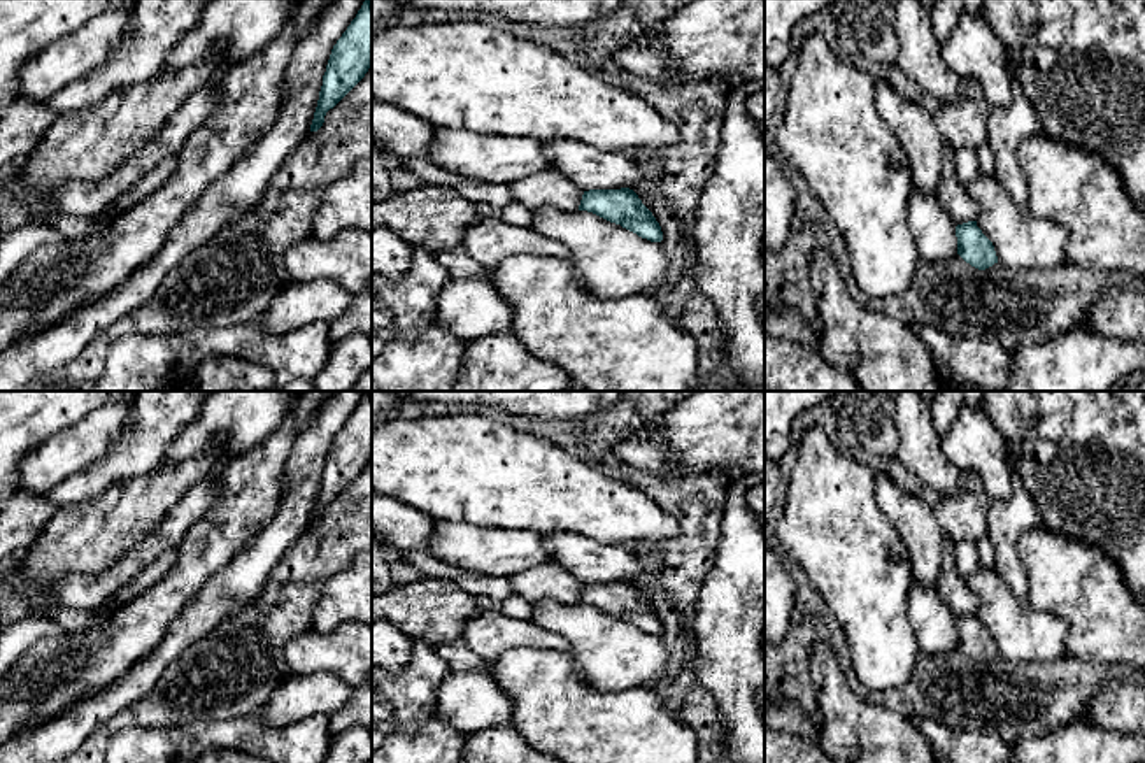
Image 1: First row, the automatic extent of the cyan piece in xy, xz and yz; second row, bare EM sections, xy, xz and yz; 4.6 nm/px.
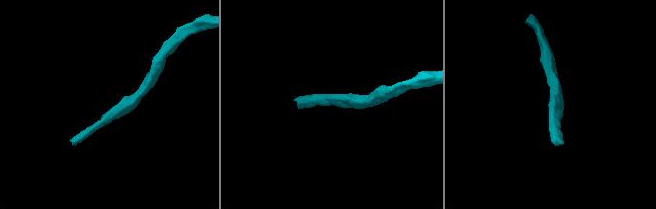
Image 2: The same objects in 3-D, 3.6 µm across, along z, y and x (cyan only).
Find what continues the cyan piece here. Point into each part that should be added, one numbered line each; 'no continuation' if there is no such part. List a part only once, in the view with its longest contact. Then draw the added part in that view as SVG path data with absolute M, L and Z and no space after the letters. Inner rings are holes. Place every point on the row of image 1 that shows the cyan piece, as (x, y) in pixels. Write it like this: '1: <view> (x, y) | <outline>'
no continuation

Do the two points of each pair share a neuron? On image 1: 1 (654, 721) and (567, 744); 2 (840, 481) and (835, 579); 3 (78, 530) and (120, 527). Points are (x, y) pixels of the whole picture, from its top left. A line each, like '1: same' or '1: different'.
1: same
2: same
3: same

